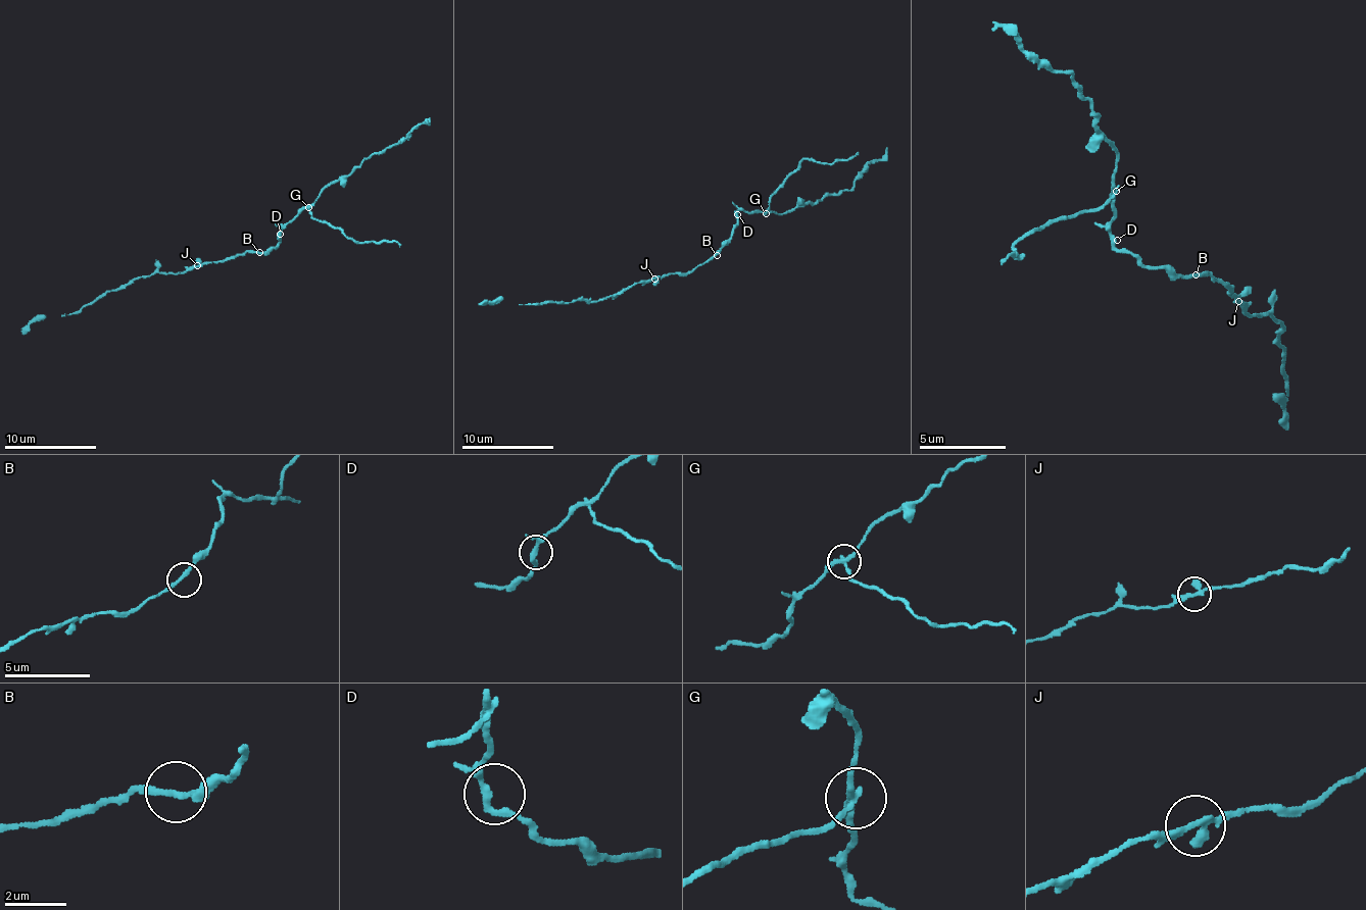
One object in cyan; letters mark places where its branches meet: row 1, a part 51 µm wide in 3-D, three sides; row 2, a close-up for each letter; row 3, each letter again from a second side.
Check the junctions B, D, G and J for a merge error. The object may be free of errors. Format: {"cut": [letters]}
{"cut": ["G"]}

